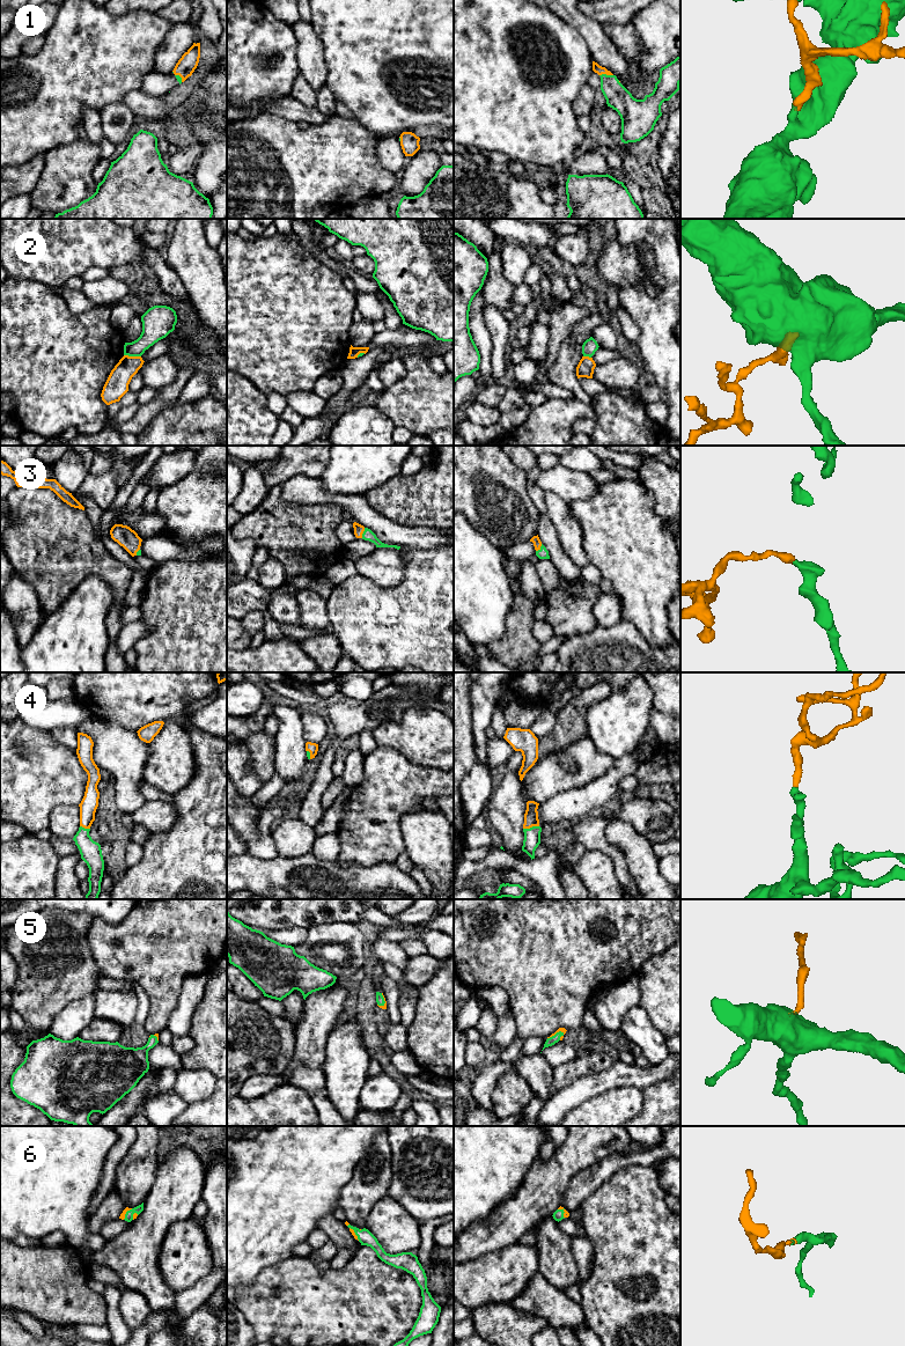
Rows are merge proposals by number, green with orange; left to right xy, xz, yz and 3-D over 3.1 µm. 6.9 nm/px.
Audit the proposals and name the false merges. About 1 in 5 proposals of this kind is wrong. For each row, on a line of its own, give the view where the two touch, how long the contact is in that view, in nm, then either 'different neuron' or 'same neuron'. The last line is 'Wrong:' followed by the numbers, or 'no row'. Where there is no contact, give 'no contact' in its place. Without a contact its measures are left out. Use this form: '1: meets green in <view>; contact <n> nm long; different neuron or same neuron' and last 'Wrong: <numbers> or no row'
1: meets green in yz; contact 100 nm long; same neuron
2: meets green in xy; contact 120 nm long; different neuron
3: meets green in xz; contact 80 nm long; same neuron
4: meets green in yz; contact 110 nm long; same neuron
5: meets green in yz; contact 130 nm long; same neuron
6: meets green in xz; contact 120 nm long; same neuron
Wrong: 2

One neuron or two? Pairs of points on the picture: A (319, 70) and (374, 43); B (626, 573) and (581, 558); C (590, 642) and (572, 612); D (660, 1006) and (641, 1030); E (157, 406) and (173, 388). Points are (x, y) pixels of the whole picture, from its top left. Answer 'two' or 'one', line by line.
A: two
B: two
C: two
D: two
E: one

